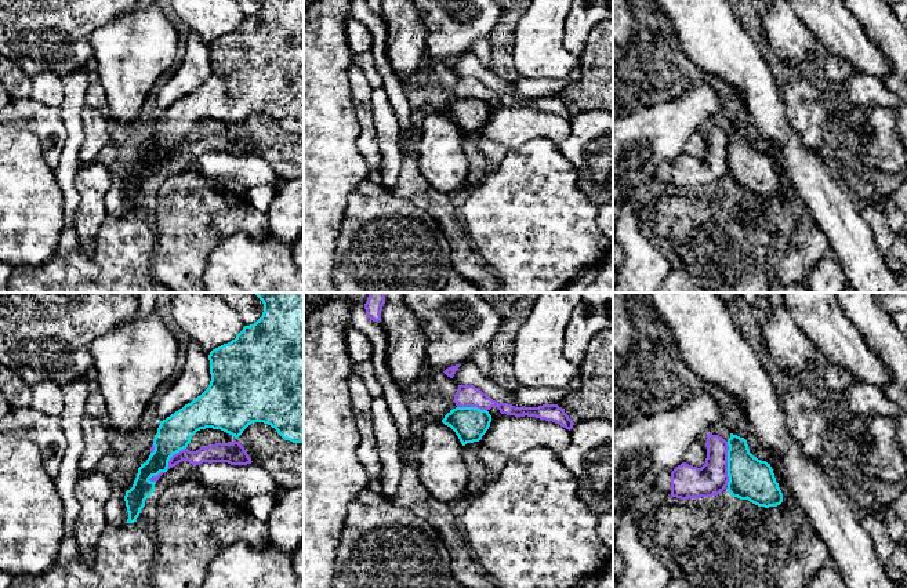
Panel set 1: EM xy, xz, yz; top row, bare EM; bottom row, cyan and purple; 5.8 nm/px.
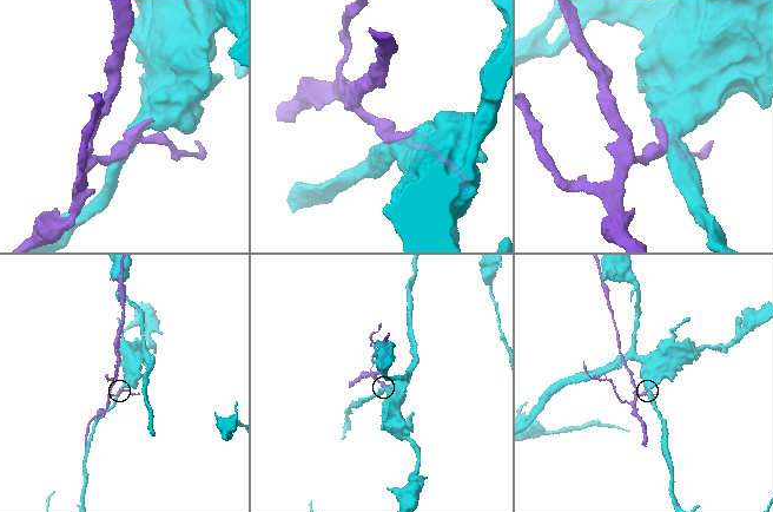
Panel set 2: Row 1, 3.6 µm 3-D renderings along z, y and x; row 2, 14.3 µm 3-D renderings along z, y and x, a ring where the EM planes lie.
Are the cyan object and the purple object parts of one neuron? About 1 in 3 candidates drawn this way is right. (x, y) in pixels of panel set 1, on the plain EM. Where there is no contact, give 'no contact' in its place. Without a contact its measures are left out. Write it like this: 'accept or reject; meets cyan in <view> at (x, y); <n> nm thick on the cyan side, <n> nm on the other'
reject; meets cyan in yz at (728, 155); 240 nm thick on the cyan side, 190 nm on the other

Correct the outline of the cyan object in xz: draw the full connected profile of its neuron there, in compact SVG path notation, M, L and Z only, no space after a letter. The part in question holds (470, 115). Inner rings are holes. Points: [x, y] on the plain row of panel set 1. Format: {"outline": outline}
{"outline": "M456 98L450 101L442 113L450 117L462 137L479 133L490 117L491 106L478 98Z"}

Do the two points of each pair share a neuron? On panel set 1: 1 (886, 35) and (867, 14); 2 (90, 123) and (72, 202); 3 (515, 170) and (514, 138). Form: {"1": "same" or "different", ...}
{"1": "same", "2": "different", "3": "different"}

